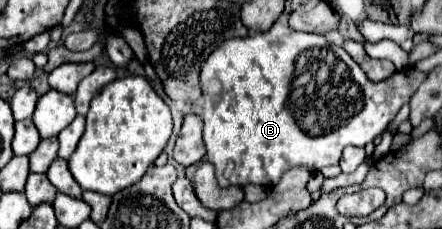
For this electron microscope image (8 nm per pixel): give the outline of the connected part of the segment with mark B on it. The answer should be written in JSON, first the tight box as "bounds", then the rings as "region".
{"bounds":[200,17,426,187],"region":[[[282,17],[266,33],[224,41],[224,45],[216,47],[212,57],[204,63],[200,83],[205,99],[202,120],[207,160],[216,167],[221,187],[244,187],[248,183],[270,187],[280,181],[284,171],[296,165],[306,165],[310,171],[320,171],[326,165],[338,165],[344,147],[364,147],[384,133],[400,107],[410,101],[424,77],[426,73],[410,67],[410,71],[396,71],[386,81],[372,83],[342,47],[330,45],[324,35],[294,31],[288,27],[286,17]]]}

